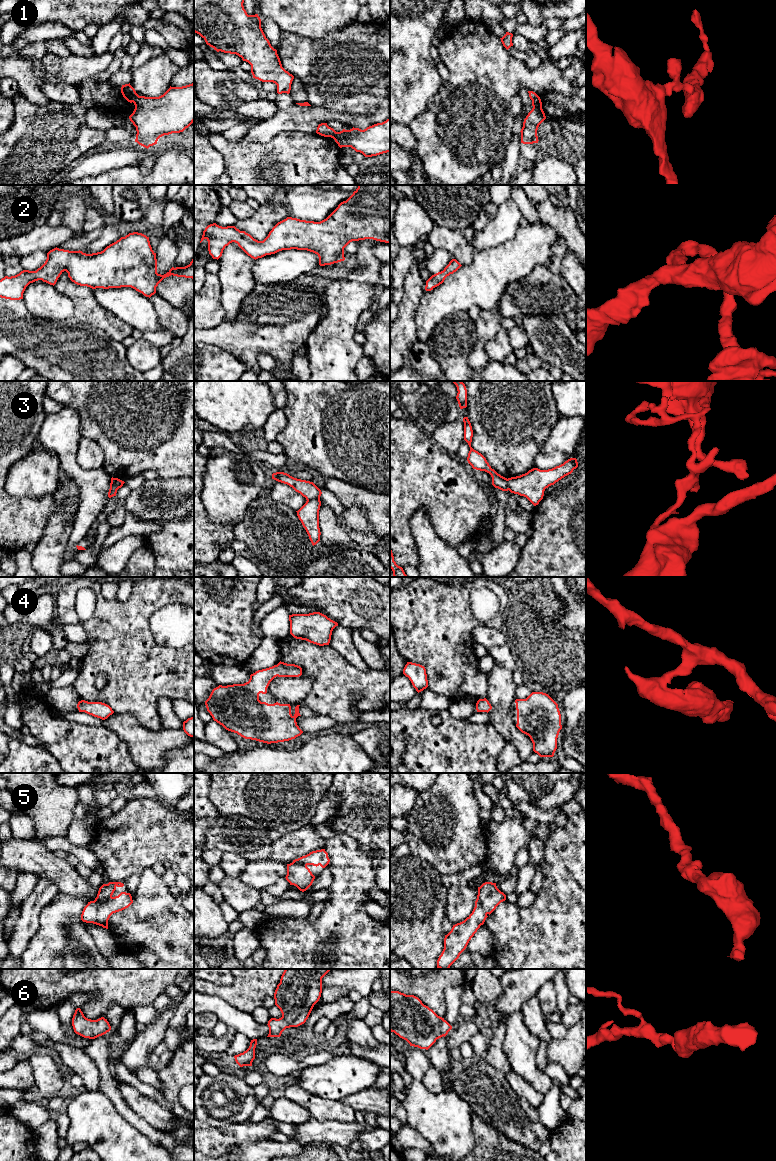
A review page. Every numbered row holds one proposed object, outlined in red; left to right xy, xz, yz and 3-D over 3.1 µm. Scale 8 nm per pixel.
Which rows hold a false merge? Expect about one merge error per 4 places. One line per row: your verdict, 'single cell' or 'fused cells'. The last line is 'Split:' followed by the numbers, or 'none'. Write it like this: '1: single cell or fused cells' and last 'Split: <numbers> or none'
1: fused cells
2: single cell
3: fused cells
4: single cell
5: single cell
6: single cell
Split: 1, 3

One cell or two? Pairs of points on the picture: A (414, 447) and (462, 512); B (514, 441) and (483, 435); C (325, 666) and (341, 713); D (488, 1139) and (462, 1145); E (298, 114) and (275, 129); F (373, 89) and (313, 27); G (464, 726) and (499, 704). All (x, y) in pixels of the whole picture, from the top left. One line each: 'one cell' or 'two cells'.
A: one cell
B: one cell
C: one cell
D: two cells
E: one cell
F: two cells
G: two cells

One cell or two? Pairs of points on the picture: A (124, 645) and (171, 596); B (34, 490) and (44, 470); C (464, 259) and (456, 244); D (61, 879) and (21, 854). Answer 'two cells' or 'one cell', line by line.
A: one cell
B: one cell
C: one cell
D: one cell

